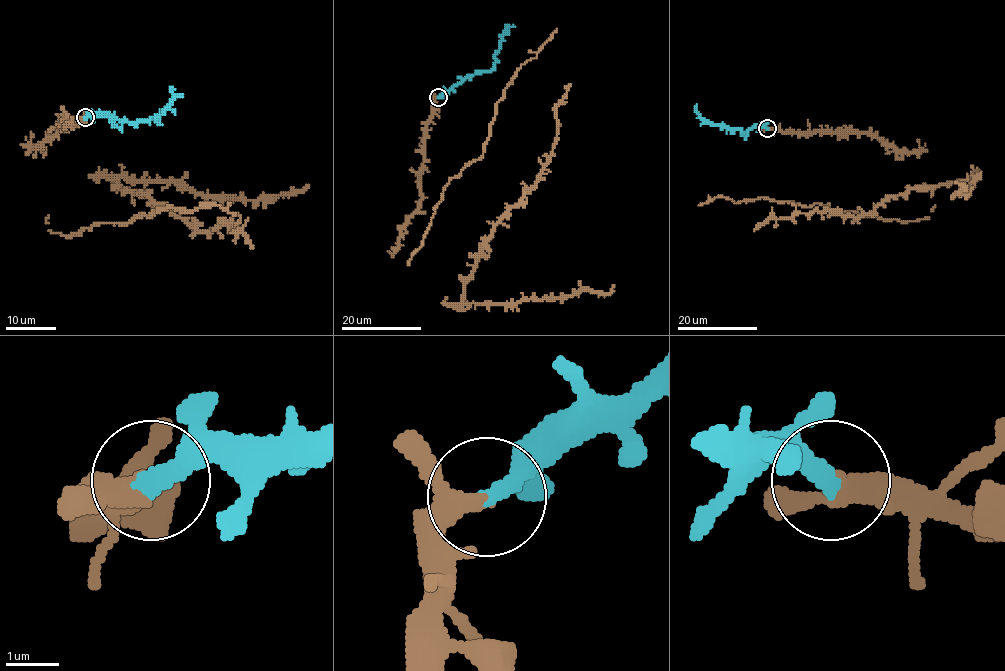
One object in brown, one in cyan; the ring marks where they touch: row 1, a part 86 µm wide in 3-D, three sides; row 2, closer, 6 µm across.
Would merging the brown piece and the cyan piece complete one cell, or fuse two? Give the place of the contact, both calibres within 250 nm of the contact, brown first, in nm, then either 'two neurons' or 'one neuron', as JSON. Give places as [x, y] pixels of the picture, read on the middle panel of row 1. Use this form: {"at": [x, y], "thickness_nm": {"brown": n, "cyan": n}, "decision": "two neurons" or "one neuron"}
{"at": [438, 97], "thickness_nm": {"brown": 320, "cyan": 400}, "decision": "one neuron"}

